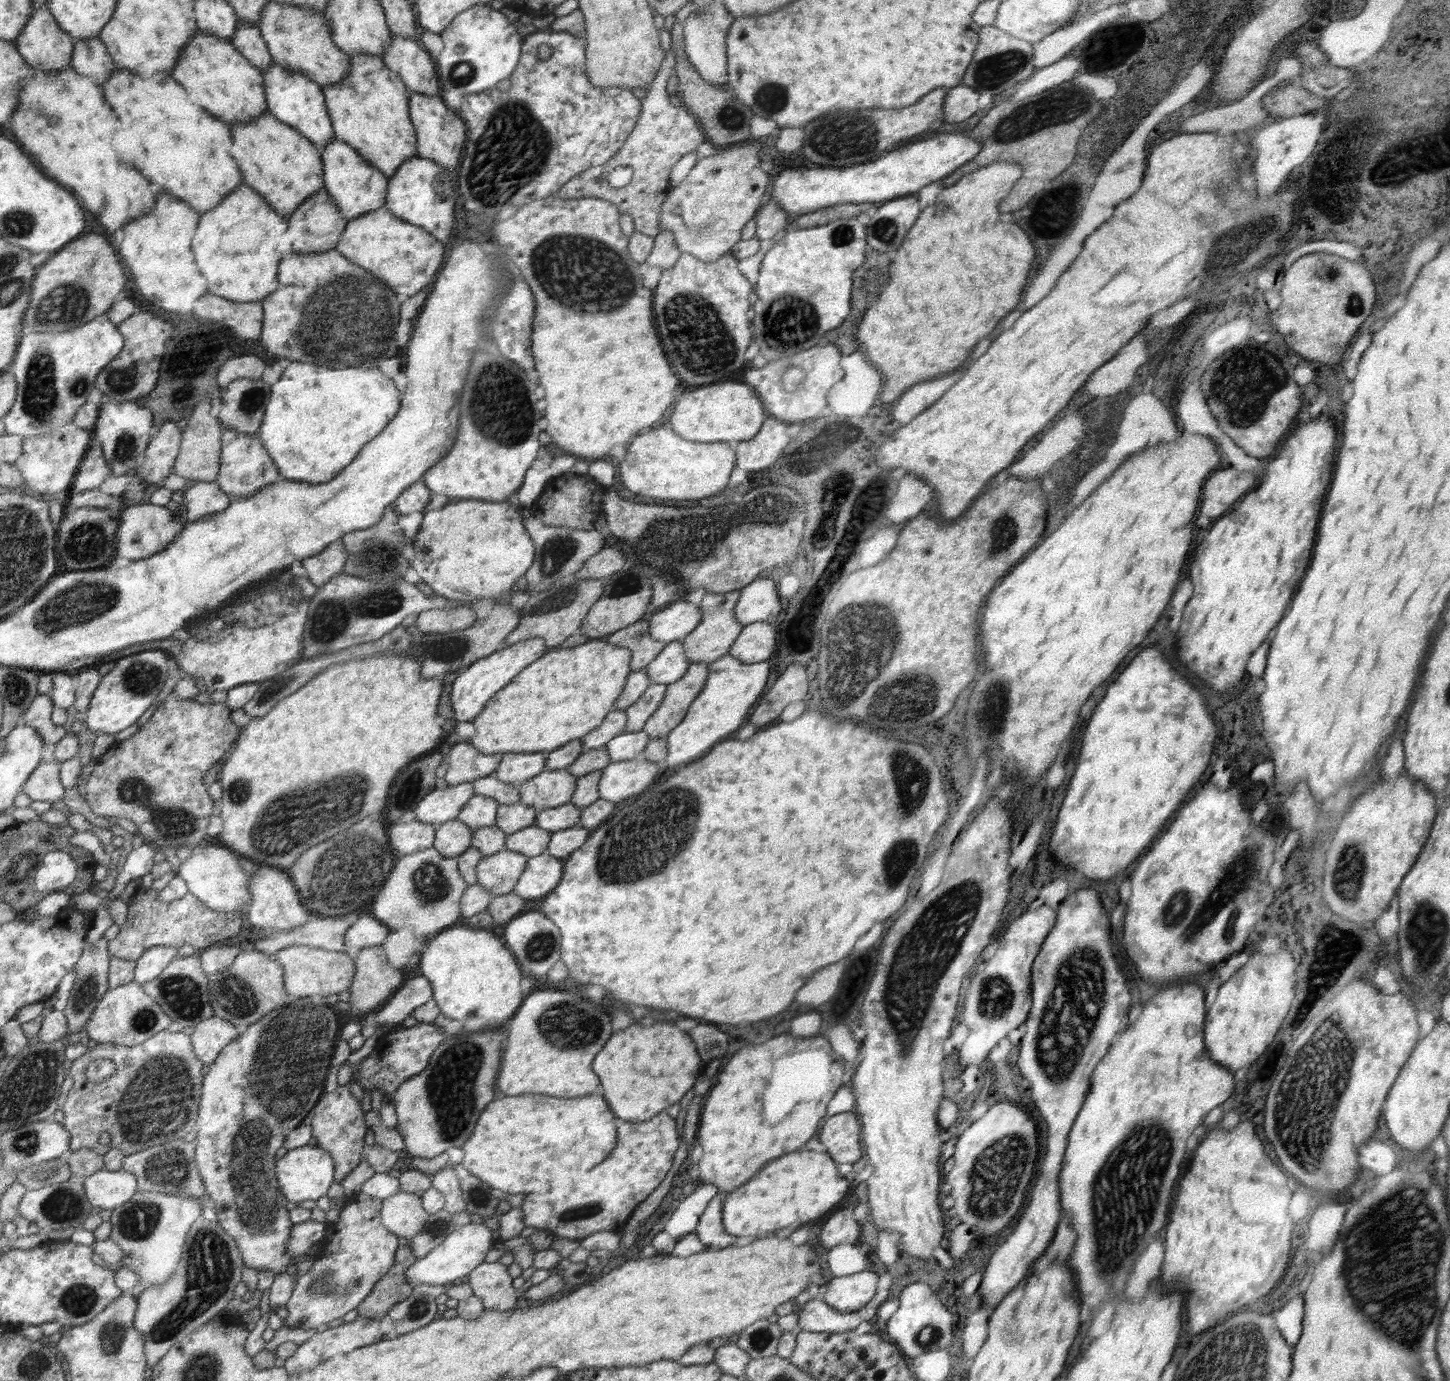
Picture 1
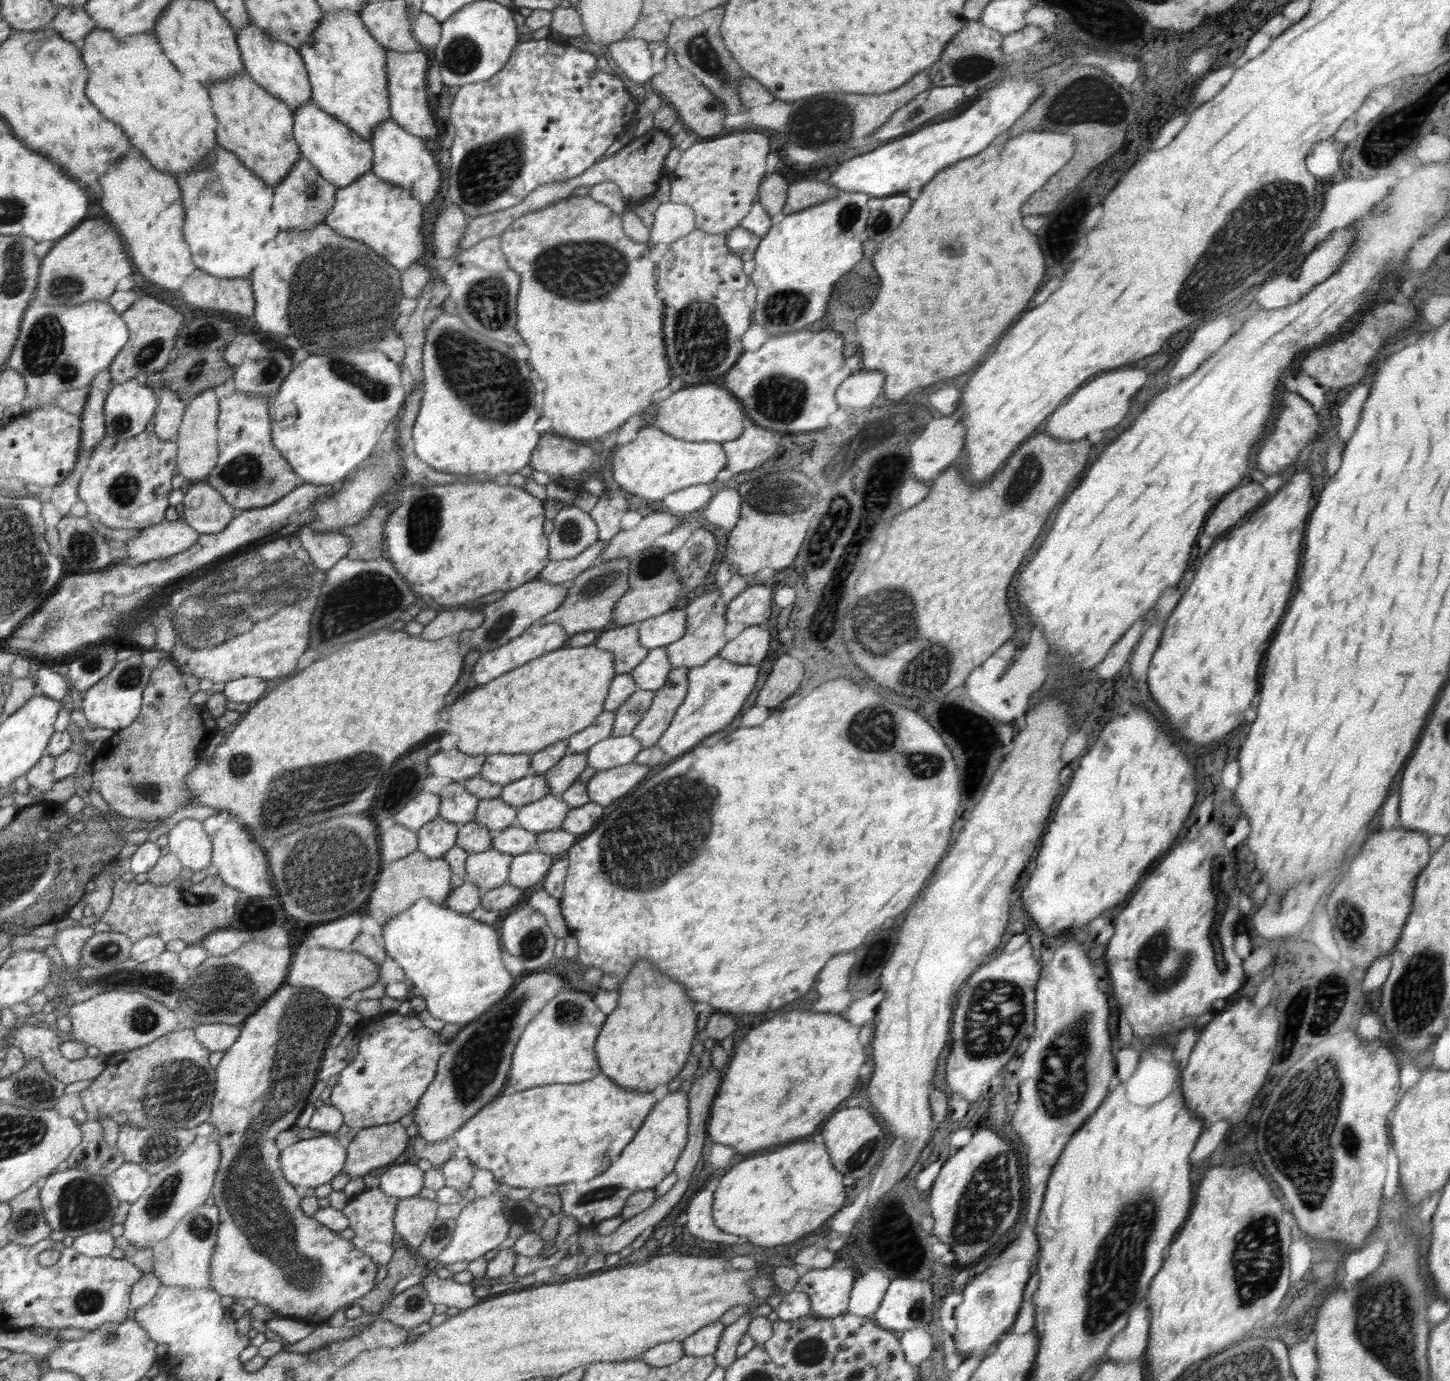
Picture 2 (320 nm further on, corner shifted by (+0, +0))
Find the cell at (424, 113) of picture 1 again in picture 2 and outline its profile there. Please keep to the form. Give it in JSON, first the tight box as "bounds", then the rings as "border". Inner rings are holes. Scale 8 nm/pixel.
{"bounds":[387,50,438,144],"border":[[[387,50],[387,71],[390,76],[390,101],[391,118],[399,123],[400,127],[407,130],[410,134],[420,138],[425,138],[430,144],[436,144],[434,136],[438,134],[436,120],[432,116],[432,106],[430,98],[426,92],[426,56],[421,51],[415,53],[402,53]]]}

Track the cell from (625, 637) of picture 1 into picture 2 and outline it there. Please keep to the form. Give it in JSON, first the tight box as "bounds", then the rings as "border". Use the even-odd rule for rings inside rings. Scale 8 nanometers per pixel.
{"bounds":[593,623,650,676],"border":[[[639,623],[607,627],[593,646],[600,650],[611,651],[615,655],[615,673],[618,676],[630,673],[647,658],[650,652],[639,642]]]}

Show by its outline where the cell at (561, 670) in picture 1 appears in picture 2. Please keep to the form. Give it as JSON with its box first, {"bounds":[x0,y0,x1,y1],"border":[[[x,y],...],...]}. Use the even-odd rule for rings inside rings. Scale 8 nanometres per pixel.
{"bounds":[446,645,618,755],"border":[[[593,645],[558,649],[535,658],[528,662],[528,666],[519,667],[520,670],[512,670],[512,674],[504,673],[504,678],[496,678],[496,682],[477,685],[473,691],[446,708],[450,716],[447,732],[458,736],[458,750],[469,755],[533,754],[570,738],[594,724],[599,714],[605,711],[604,704],[611,682],[618,676],[615,673],[615,655]]]}

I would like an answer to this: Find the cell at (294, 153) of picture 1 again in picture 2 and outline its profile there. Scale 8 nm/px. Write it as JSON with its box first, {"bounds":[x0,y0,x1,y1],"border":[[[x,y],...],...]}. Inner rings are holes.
{"bounds":[206,72,303,187],"border":[[[246,72],[239,77],[228,78],[224,82],[216,82],[206,86],[212,90],[212,106],[216,106],[214,114],[218,116],[220,126],[217,126],[217,138],[220,138],[220,146],[224,150],[230,150],[236,154],[240,162],[246,164],[257,176],[260,176],[265,183],[275,187],[280,181],[290,174],[295,162],[303,157],[303,152],[299,147],[298,141],[294,137],[294,110],[271,92],[264,90]]]}

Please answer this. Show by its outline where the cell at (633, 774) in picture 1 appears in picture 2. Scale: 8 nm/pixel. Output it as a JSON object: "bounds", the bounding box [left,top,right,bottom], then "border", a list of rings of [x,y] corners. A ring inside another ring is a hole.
{"bounds":[587,762,648,807],"border":[[[634,762],[597,771],[588,781],[587,795],[592,802],[606,807],[642,782],[648,772],[648,766]]]}

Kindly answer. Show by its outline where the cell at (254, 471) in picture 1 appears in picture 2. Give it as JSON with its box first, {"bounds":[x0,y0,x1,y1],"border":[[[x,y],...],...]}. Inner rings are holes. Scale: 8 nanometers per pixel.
{"bounds":[204,391,298,512],"border":[[[234,391],[228,396],[220,397],[220,402],[224,402],[224,410],[220,410],[220,466],[215,466],[216,474],[212,474],[212,478],[206,476],[204,480],[218,490],[226,503],[237,512],[275,505],[298,488],[296,486],[298,475],[272,442],[274,429],[269,398],[244,391]]]}

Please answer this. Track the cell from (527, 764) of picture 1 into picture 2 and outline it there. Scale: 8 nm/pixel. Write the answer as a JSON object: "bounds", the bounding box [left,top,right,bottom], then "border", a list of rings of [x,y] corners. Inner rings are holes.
{"bounds":[480,754,531,786],"border":[[[491,754],[484,761],[480,777],[492,784],[506,786],[515,780],[527,776],[530,766],[531,754]]]}

